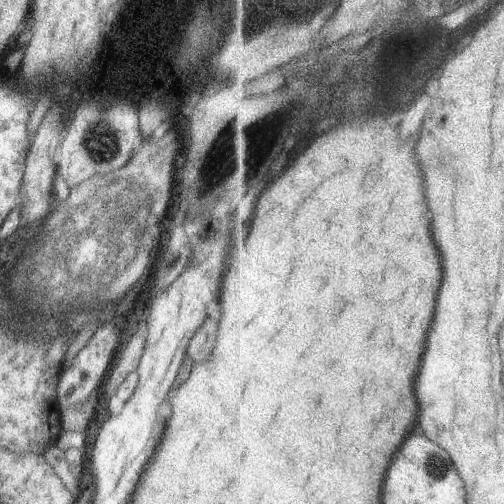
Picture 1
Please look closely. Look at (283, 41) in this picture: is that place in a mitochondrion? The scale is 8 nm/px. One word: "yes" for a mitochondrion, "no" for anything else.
no

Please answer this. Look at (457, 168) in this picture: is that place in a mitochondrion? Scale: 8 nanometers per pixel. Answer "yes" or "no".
yes

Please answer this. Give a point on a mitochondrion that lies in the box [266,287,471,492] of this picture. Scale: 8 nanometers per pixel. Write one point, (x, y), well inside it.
(437, 468)

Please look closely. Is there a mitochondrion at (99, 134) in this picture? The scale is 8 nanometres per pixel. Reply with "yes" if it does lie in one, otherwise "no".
yes

